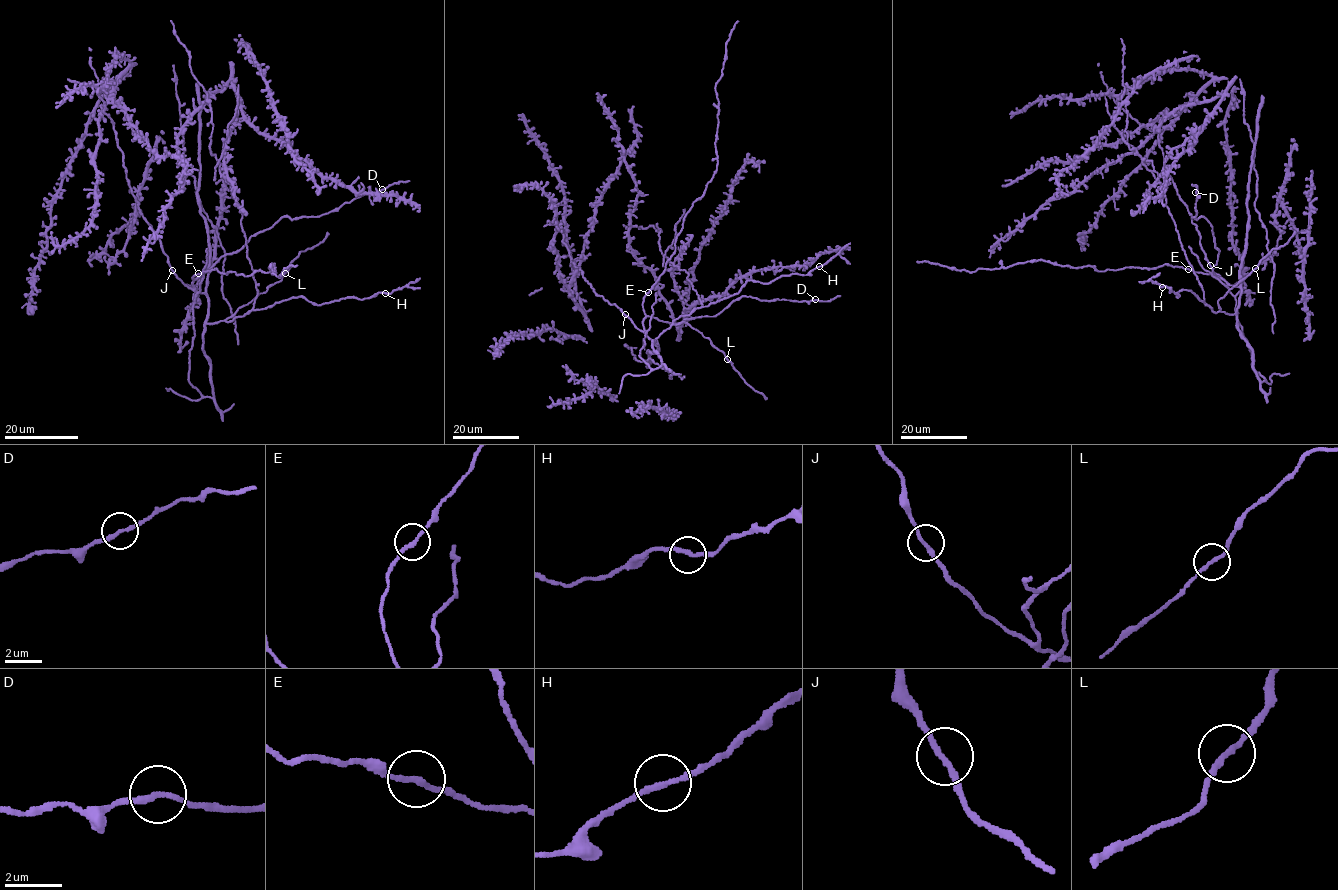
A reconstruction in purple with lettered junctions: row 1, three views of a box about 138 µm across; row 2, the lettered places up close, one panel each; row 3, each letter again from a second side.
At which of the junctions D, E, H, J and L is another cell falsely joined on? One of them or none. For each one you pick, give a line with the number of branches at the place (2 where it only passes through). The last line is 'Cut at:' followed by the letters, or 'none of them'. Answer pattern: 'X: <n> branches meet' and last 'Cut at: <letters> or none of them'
Cut at: none of them

